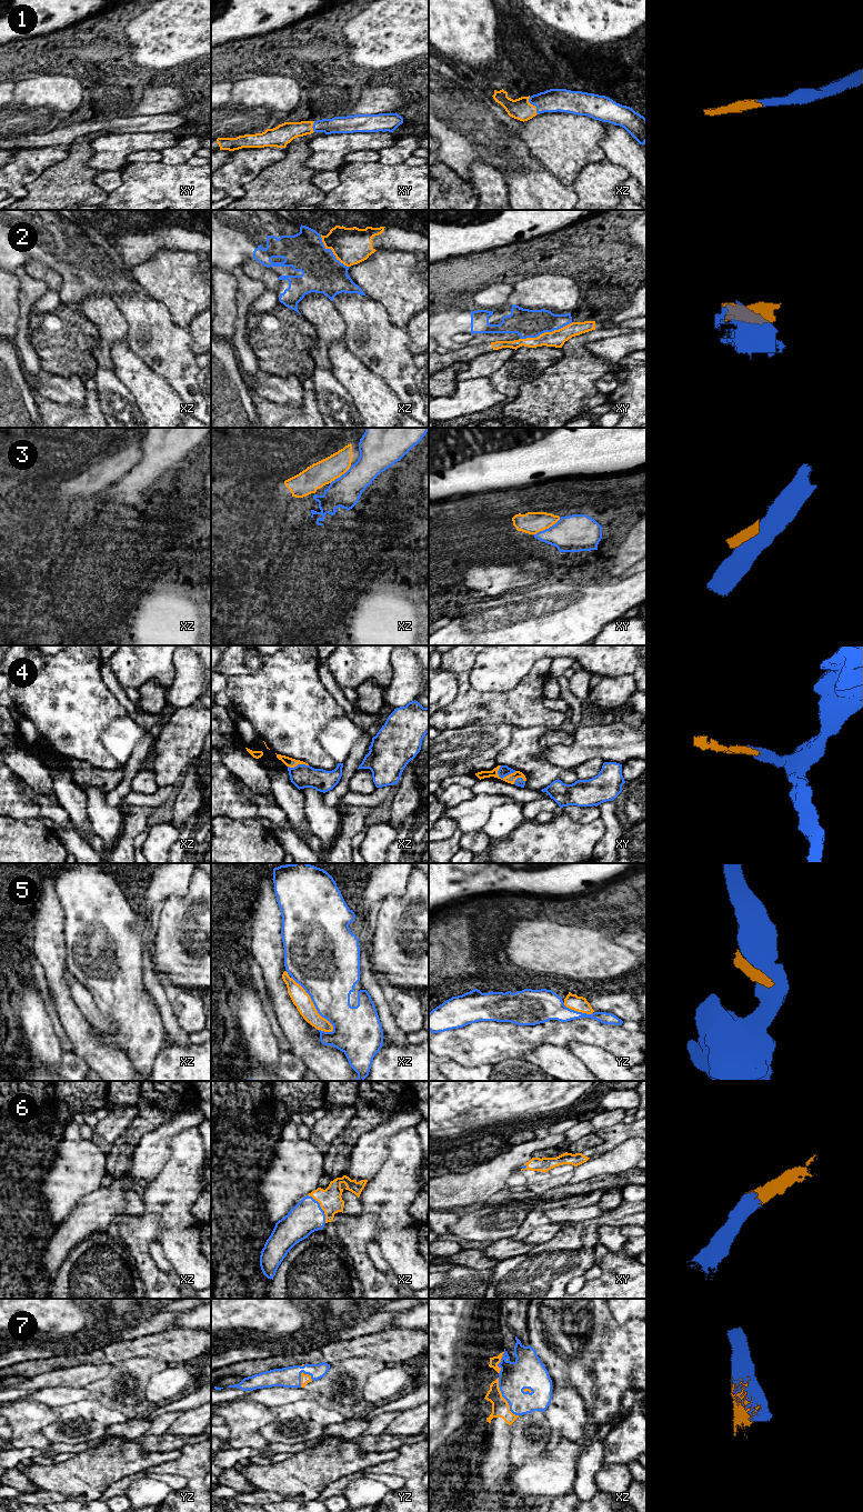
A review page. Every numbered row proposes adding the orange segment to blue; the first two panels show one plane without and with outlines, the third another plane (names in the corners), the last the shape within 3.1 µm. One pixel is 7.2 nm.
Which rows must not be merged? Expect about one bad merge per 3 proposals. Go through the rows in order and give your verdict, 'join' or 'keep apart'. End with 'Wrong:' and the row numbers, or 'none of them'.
1: join
2: keep apart
3: keep apart
4: join
5: keep apart
6: join
7: join
Wrong: 2, 3, 5

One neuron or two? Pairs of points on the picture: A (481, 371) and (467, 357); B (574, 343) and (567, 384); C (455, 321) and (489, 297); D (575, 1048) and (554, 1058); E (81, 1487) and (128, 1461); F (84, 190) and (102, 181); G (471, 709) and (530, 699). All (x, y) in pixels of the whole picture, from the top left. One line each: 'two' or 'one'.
A: two
B: one
C: two
D: two
E: one
F: two
G: one

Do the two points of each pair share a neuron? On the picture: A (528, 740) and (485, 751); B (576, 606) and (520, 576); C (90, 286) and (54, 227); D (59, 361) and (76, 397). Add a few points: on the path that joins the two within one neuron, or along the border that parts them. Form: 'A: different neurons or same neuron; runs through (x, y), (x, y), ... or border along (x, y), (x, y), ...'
A: different neurons; border along (513, 726), (511, 741), (498, 756), (497, 764)
B: different neurons; border along (524, 588), (518, 591), (508, 591), (500, 596)
C: same neuron; runs through (90, 271), (62, 241)
D: different neurons; border along (44, 371), (59, 374), (74, 374), (83, 381)

